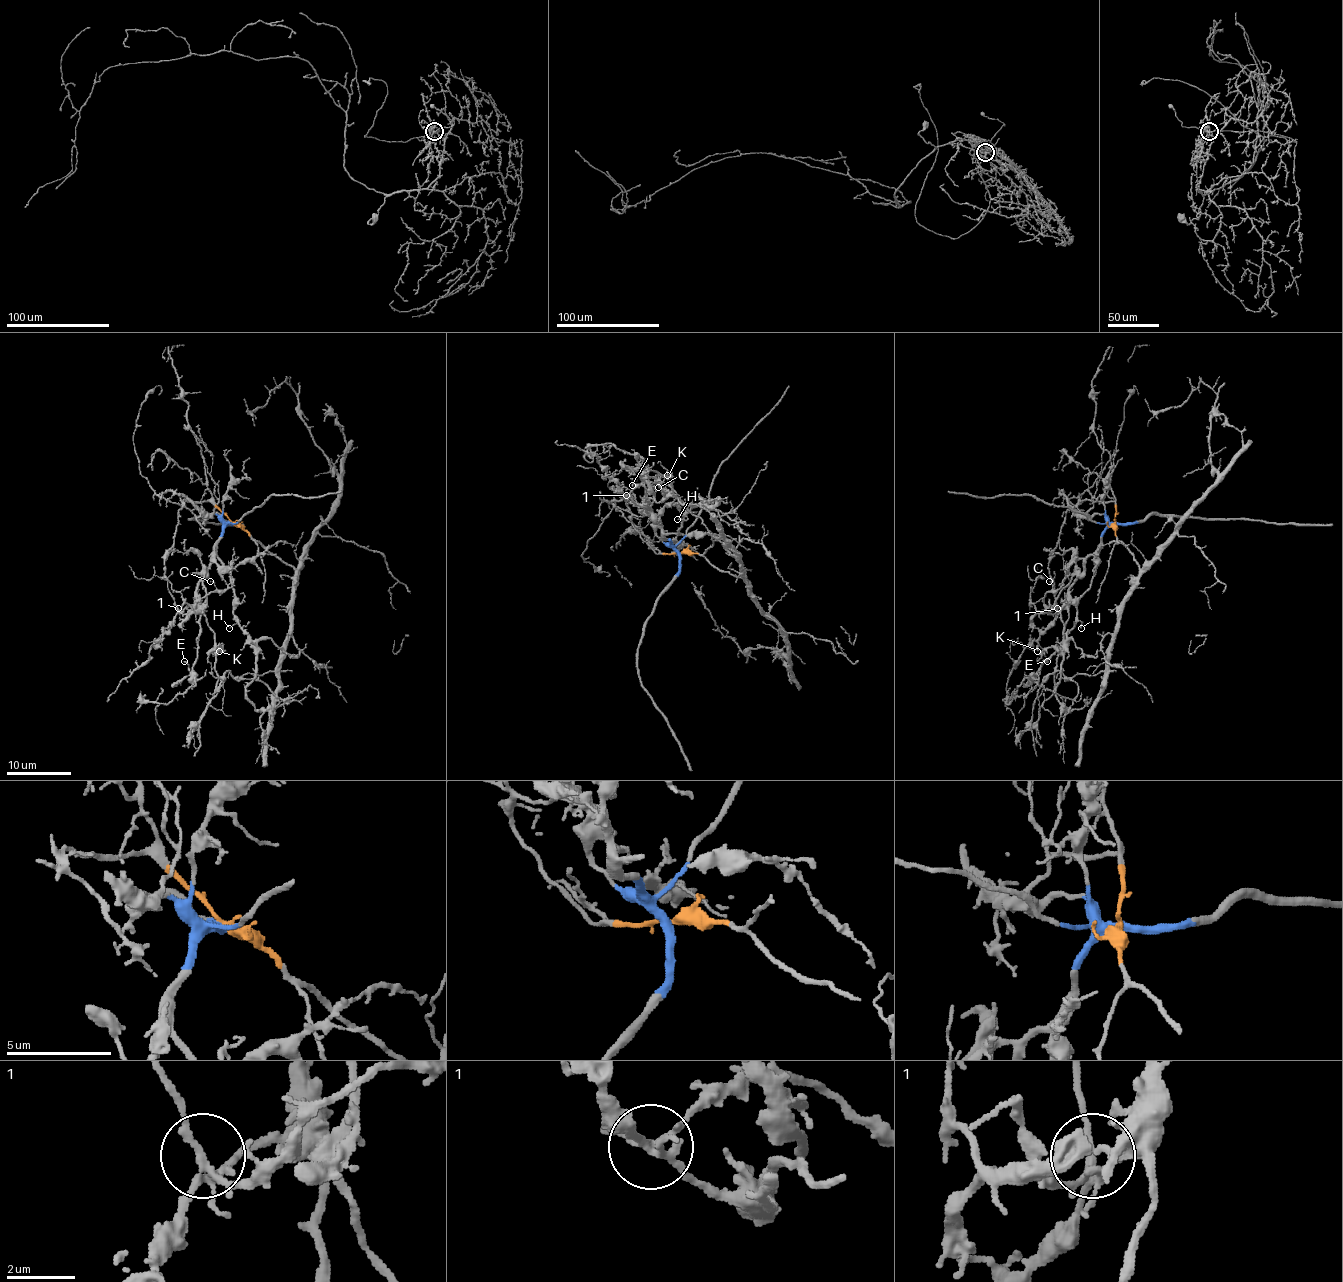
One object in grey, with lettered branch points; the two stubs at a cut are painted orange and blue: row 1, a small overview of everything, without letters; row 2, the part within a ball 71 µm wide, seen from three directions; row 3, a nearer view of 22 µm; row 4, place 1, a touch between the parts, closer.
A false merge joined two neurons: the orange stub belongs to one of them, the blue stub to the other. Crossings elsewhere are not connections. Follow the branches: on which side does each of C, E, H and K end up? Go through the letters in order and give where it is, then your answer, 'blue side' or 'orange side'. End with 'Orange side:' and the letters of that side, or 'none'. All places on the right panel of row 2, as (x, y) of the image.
C: at (1049, 581); orange side
E: at (1047, 661); blue side
H: at (1081, 628); blue side
K: at (1037, 651); blue side
Orange side: C

